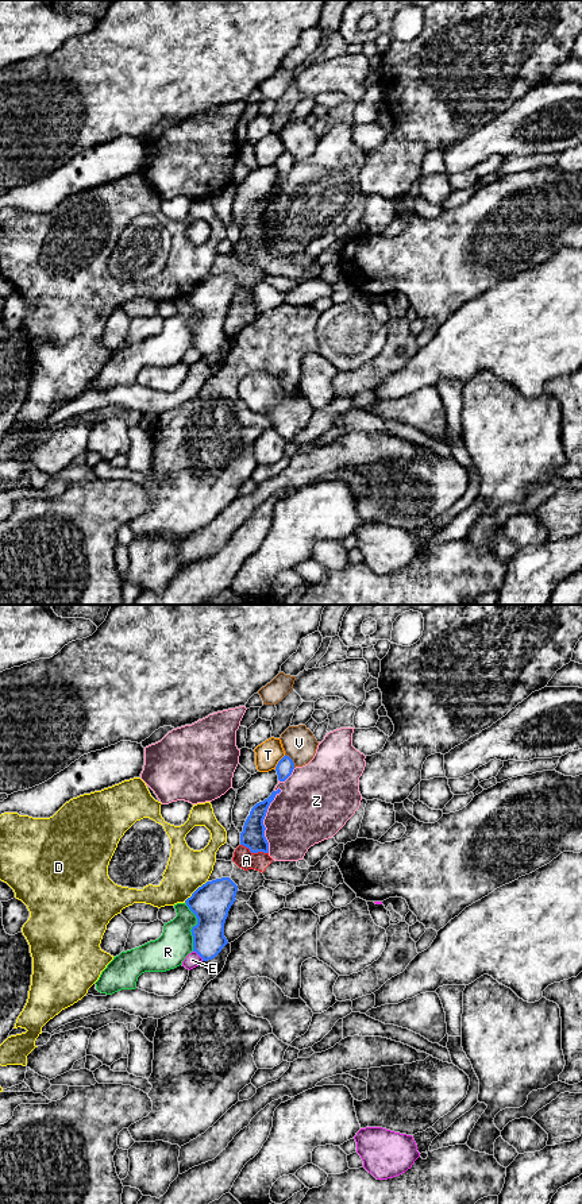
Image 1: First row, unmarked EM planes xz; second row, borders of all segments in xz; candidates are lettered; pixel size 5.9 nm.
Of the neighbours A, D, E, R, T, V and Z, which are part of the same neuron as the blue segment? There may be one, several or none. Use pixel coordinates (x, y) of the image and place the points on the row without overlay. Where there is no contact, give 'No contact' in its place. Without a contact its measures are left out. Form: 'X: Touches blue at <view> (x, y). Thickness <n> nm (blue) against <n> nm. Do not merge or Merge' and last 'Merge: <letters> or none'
A: Touches blue at xz (254, 247). Thickness 140 nm (blue) against 120 nm. Do not merge
D: Touches blue at xz (195, 286). Thickness 240 nm (blue) against 240 nm. Do not merge
E: Touches blue at xz (199, 350). Thickness 190 nm (blue) against 90 nm. Do not merge
R: Touches blue at xz (193, 321). Thickness 240 nm (blue) against 200 nm. Do not merge
T: Touches blue at xz (278, 157). Thickness 100 nm (blue) against 150 nm. Do not merge
V: Touches blue at xz (292, 155). Thickness 100 nm (blue) against 200 nm. Do not merge
Z: Touches blue at xz (263, 213). Thickness 140 nm (blue) against 380 nm. Do not merge
Merge: none

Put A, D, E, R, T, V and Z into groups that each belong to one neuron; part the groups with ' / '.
A / D / E / R / T / V / Z

